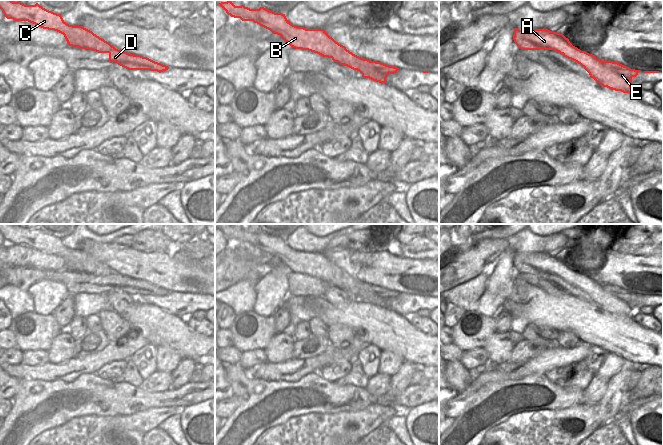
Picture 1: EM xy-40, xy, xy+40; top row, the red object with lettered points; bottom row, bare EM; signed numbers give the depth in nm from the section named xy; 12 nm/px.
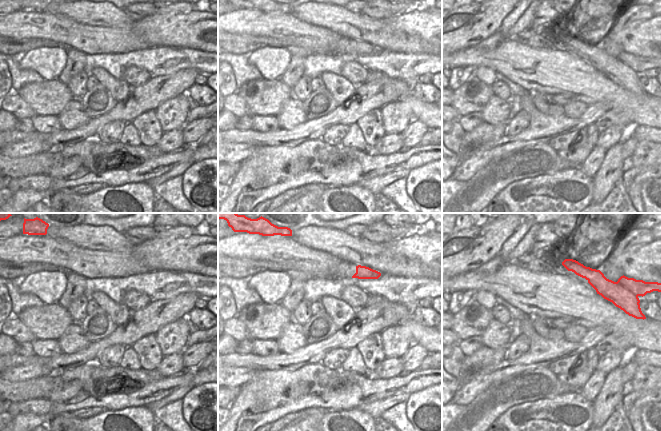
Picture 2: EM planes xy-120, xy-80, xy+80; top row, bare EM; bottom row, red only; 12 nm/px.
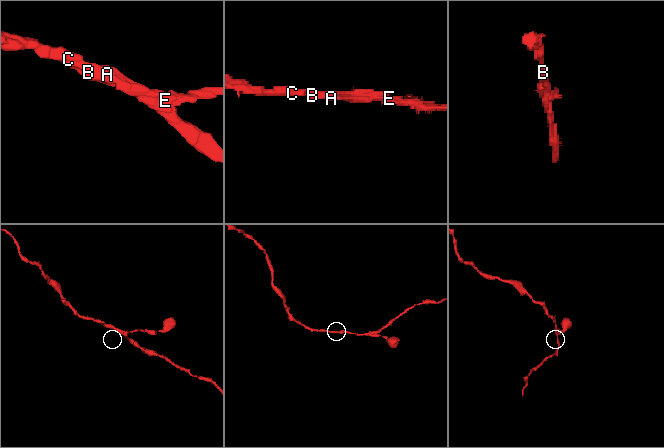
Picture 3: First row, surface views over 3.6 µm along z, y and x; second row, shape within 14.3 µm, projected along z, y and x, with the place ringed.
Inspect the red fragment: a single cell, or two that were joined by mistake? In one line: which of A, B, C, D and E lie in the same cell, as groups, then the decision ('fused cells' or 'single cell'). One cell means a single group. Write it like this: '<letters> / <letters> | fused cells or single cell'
A B C / D E | fused cells

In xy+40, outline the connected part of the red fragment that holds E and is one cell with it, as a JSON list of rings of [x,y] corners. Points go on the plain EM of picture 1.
[[[607,284],[602,285],[602,286],[607,292],[609,292],[615,297],[621,298],[623,301],[628,303],[630,306],[632,306],[632,302],[636,301],[638,299],[638,296],[640,295],[640,294],[631,293],[618,286],[607,285]]]

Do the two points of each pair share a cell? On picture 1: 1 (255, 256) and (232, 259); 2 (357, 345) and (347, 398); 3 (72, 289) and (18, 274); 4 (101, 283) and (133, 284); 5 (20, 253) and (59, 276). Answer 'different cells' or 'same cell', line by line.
1: different cells
2: different cells
3: same cell
4: same cell
5: different cells

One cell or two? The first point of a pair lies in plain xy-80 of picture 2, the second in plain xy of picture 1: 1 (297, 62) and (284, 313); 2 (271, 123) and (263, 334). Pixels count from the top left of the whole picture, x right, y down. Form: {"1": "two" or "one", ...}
{"1": "one", "2": "two"}

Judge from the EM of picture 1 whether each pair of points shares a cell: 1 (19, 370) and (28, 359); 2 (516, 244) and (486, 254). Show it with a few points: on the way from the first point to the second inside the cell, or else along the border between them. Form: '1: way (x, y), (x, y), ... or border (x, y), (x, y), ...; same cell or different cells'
1: border (47, 361), (37, 365), (21, 363); different cells
2: border (506, 239), (509, 247); different cells

